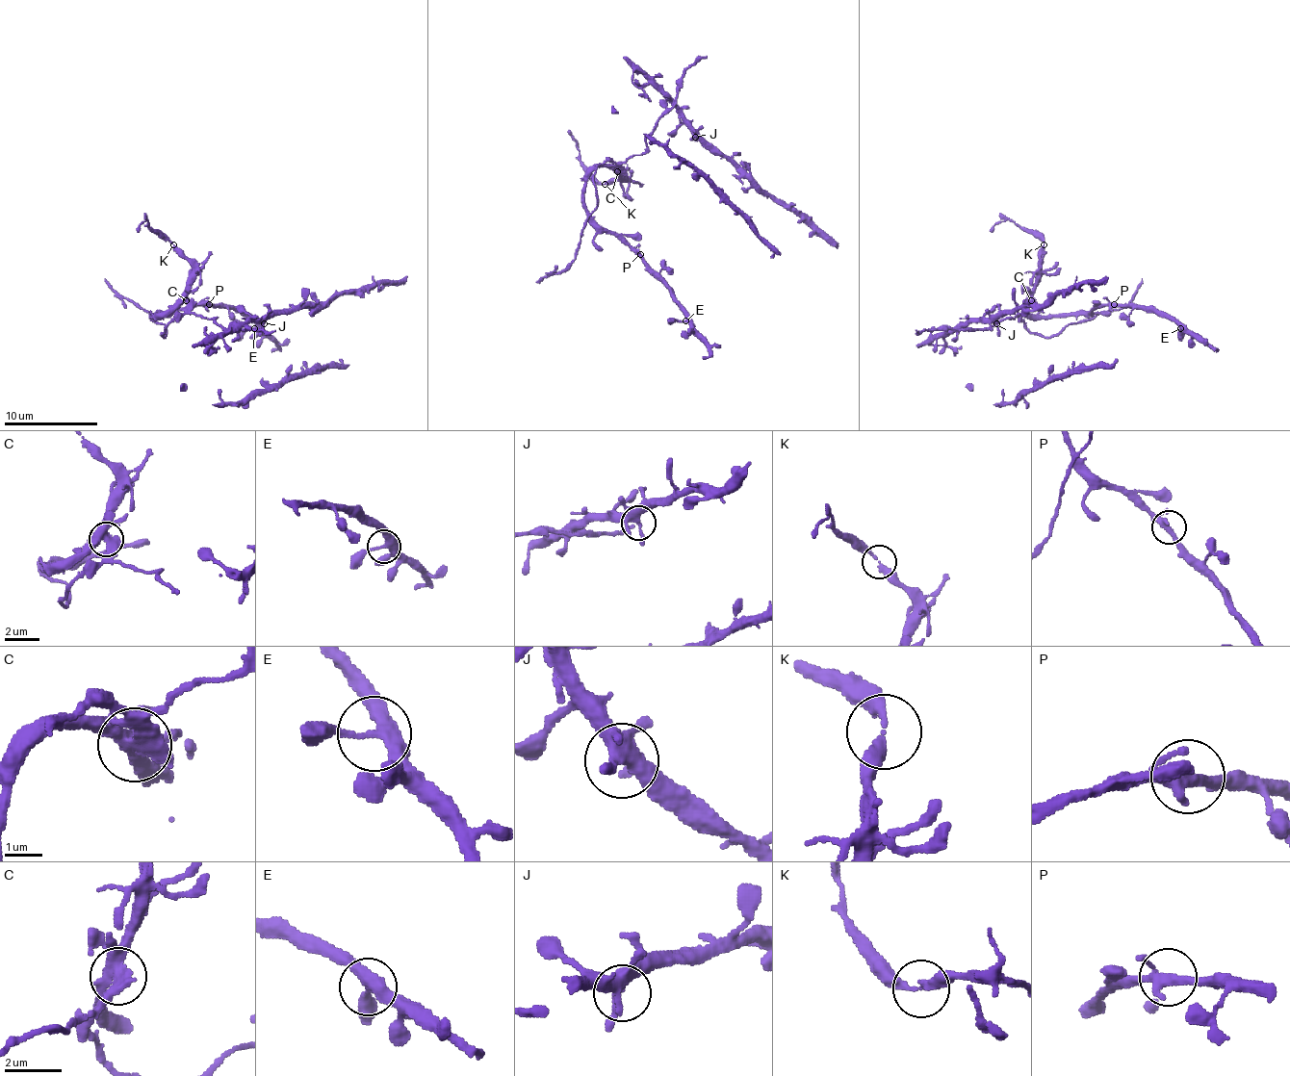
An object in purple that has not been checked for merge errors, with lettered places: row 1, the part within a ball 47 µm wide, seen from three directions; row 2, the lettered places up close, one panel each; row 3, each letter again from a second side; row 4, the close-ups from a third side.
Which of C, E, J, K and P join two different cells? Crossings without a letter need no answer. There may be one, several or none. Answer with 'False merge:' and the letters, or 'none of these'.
False merge: C

